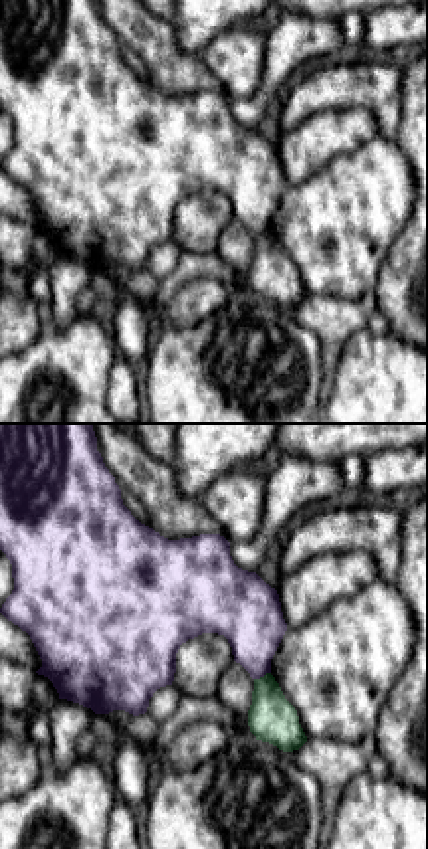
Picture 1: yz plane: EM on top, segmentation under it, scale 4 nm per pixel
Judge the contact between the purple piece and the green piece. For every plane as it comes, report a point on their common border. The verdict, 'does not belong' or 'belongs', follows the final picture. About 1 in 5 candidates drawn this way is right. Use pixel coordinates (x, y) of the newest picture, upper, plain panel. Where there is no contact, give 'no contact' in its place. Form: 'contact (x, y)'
contact (262, 232)

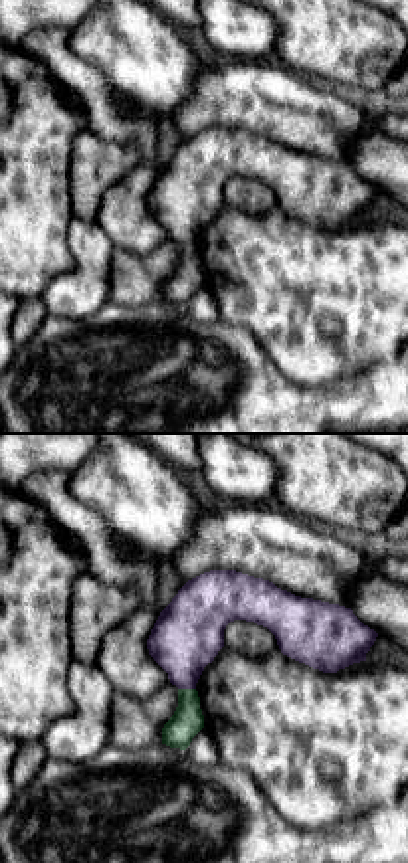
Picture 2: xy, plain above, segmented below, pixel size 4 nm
contact (187, 244)

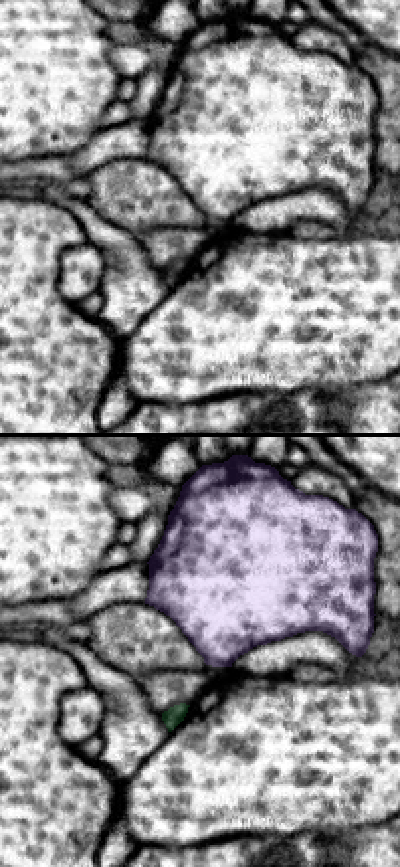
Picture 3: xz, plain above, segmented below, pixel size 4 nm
no contact

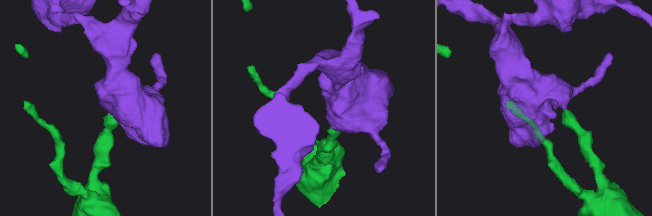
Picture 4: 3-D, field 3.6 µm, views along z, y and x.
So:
does not belong

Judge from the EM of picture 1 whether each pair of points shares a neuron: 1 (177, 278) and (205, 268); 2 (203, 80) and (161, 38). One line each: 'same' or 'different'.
1: same
2: same

